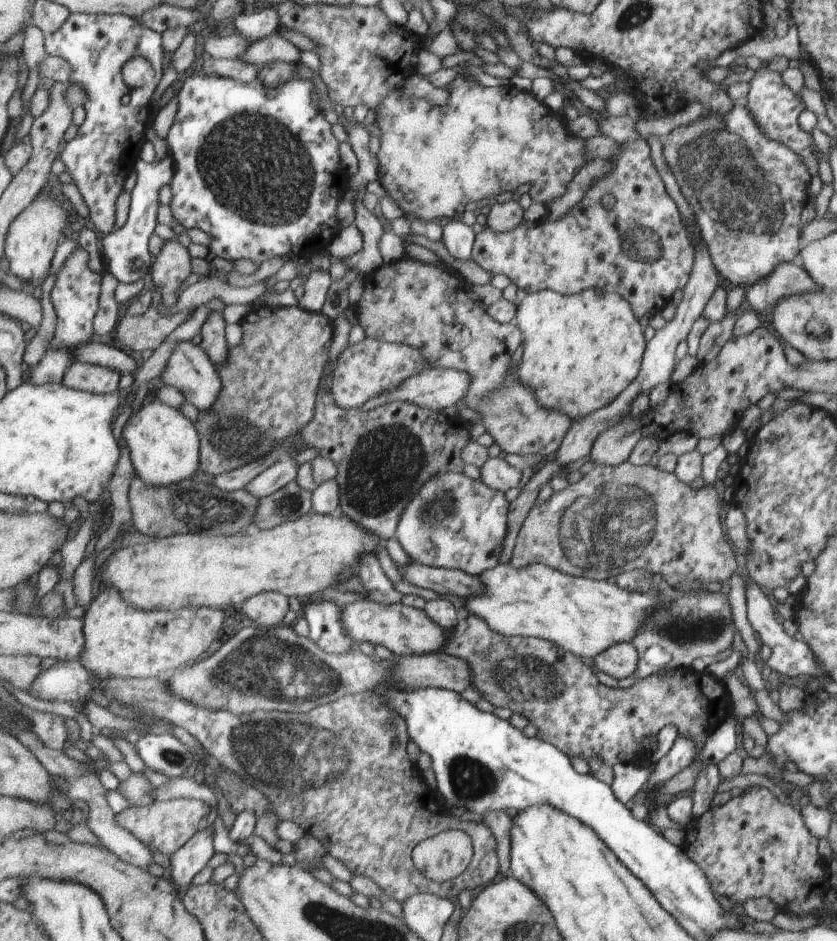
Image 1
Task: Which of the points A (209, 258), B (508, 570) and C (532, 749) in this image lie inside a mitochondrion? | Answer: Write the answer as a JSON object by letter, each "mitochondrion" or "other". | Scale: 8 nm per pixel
{"A":"other","B":"other","C":"other"}

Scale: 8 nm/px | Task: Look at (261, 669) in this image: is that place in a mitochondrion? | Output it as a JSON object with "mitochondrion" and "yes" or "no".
{"mitochondrion":"yes"}

